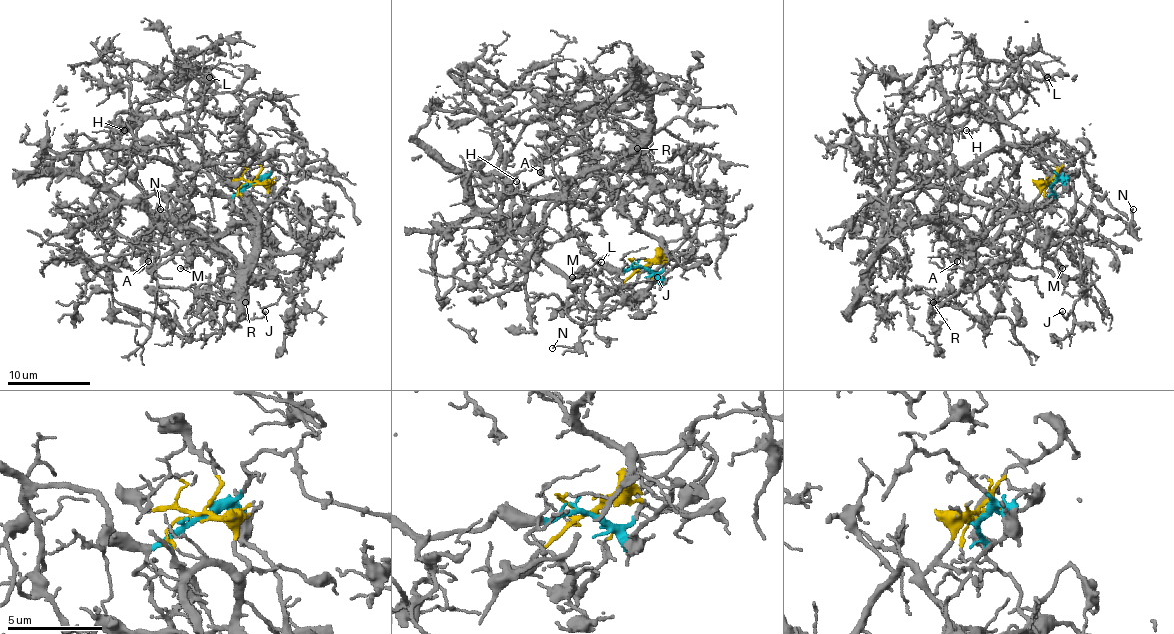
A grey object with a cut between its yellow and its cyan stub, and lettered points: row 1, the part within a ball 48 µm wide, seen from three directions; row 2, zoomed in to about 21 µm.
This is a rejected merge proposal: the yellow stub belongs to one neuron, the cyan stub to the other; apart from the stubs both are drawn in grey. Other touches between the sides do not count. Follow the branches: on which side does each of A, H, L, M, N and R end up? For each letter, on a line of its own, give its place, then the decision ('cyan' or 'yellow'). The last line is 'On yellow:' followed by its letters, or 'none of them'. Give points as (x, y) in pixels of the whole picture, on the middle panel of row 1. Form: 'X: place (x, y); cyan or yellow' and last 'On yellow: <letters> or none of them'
A: place (540, 172); yellow
H: place (516, 181); cyan
L: place (601, 262); cyan
M: place (572, 277); cyan
N: place (552, 348); cyan
R: place (637, 148); yellow
On yellow: A, R

